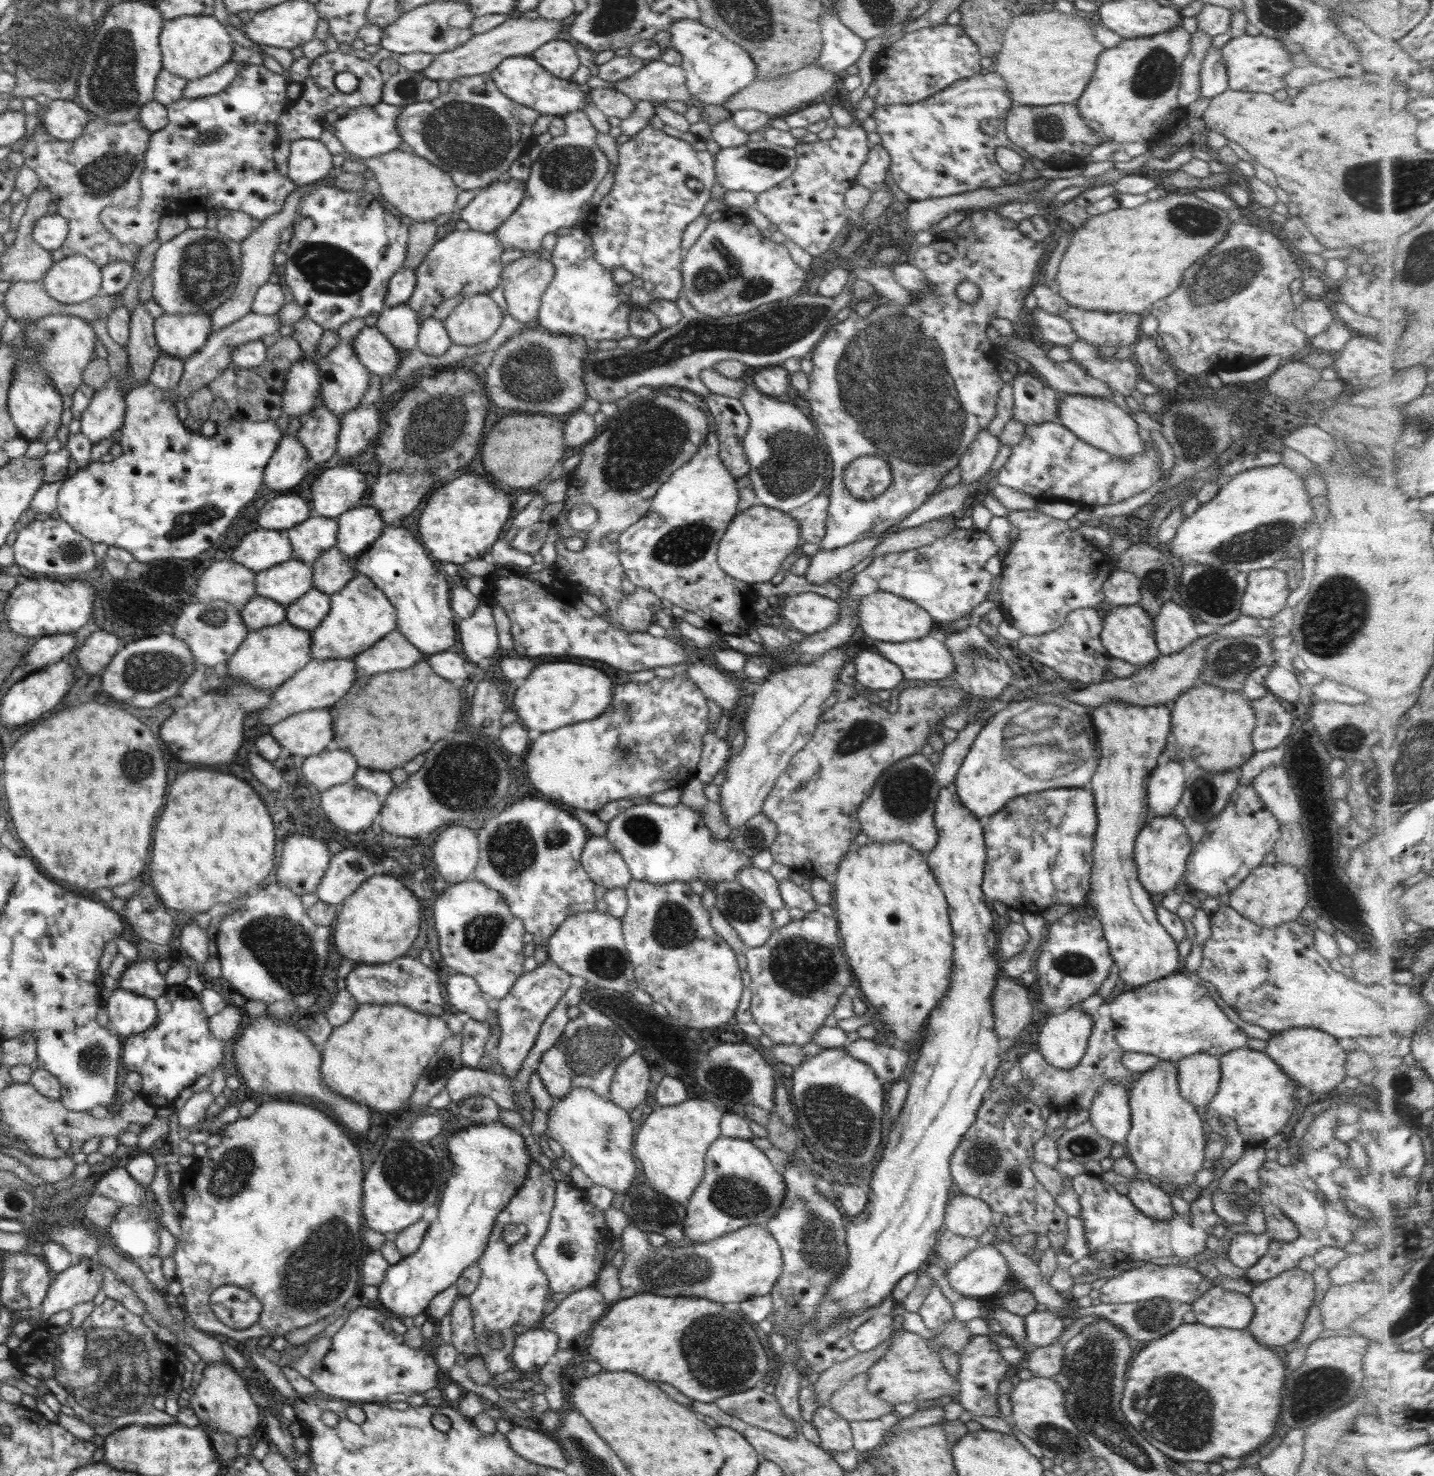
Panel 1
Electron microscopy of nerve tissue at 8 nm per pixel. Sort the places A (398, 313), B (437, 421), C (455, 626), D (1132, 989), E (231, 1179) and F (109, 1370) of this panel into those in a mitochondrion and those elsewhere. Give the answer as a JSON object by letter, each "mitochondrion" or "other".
{"A":"other","B":"mitochondrion","C":"other","D":"other","E":"mitochondrion","F":"mitochondrion"}

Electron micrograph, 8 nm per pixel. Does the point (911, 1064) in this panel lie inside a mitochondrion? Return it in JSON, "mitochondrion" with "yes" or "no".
{"mitochondrion":"no"}

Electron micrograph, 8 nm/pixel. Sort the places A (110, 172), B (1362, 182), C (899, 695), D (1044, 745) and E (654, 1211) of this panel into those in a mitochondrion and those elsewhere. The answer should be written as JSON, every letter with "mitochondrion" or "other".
{"A":"mitochondrion","B":"mitochondrion","C":"other","D":"mitochondrion","E":"mitochondrion"}

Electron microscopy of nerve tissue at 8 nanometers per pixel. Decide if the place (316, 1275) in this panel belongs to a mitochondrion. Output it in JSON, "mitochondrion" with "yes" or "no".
{"mitochondrion":"yes"}

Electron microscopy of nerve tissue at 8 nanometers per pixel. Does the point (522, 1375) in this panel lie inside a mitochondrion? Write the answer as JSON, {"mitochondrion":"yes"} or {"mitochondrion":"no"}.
{"mitochondrion":"no"}

